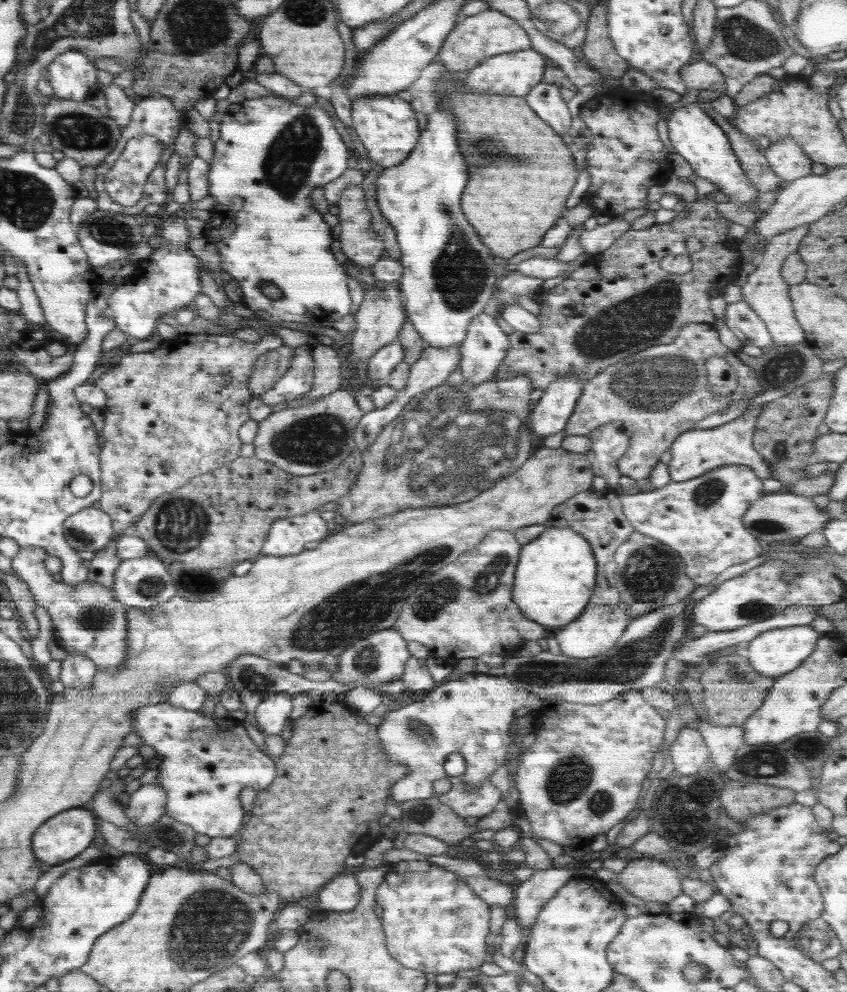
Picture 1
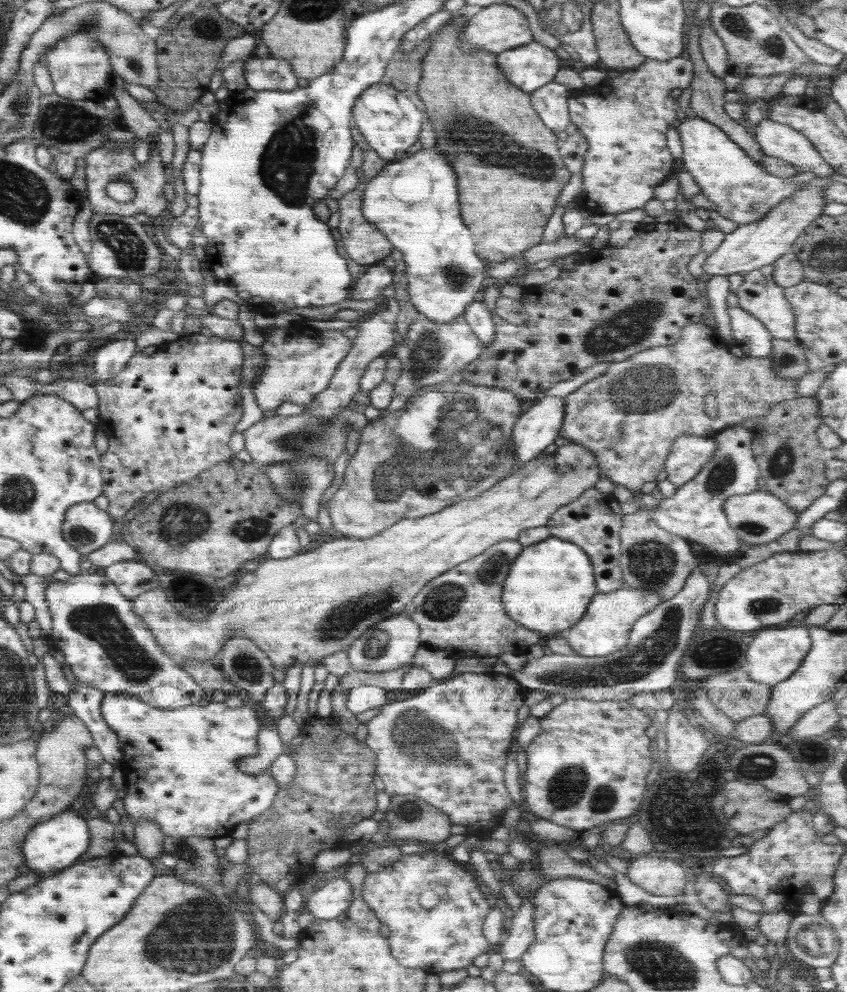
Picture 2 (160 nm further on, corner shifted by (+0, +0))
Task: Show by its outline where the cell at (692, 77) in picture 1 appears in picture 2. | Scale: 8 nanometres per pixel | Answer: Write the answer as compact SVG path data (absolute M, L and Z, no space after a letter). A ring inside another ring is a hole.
M682 55L669 61L647 59L638 68L619 72L616 77L605 80L602 85L570 93L570 119L576 124L577 131L588 141L588 152L584 156L581 172L583 192L575 198L581 209L590 210L594 215L607 214L609 217L633 208L642 209L648 200L654 198L655 188L673 176L675 162L666 146L666 133L678 116L677 100L670 96L670 93L674 89L688 86L694 76L693 70L692 61Z

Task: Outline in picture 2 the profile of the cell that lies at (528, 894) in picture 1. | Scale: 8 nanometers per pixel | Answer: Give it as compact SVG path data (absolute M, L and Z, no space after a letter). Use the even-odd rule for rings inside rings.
M522 897L521 907L516 916L510 916L507 922L508 938L500 948L504 961L518 960L528 950L535 937L533 925L533 898Z

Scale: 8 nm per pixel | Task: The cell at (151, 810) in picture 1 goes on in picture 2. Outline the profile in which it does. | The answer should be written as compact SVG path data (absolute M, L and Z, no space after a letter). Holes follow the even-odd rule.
M153 822L136 824L134 832L133 853L150 860L152 863L166 854L163 847L165 834L157 824Z

